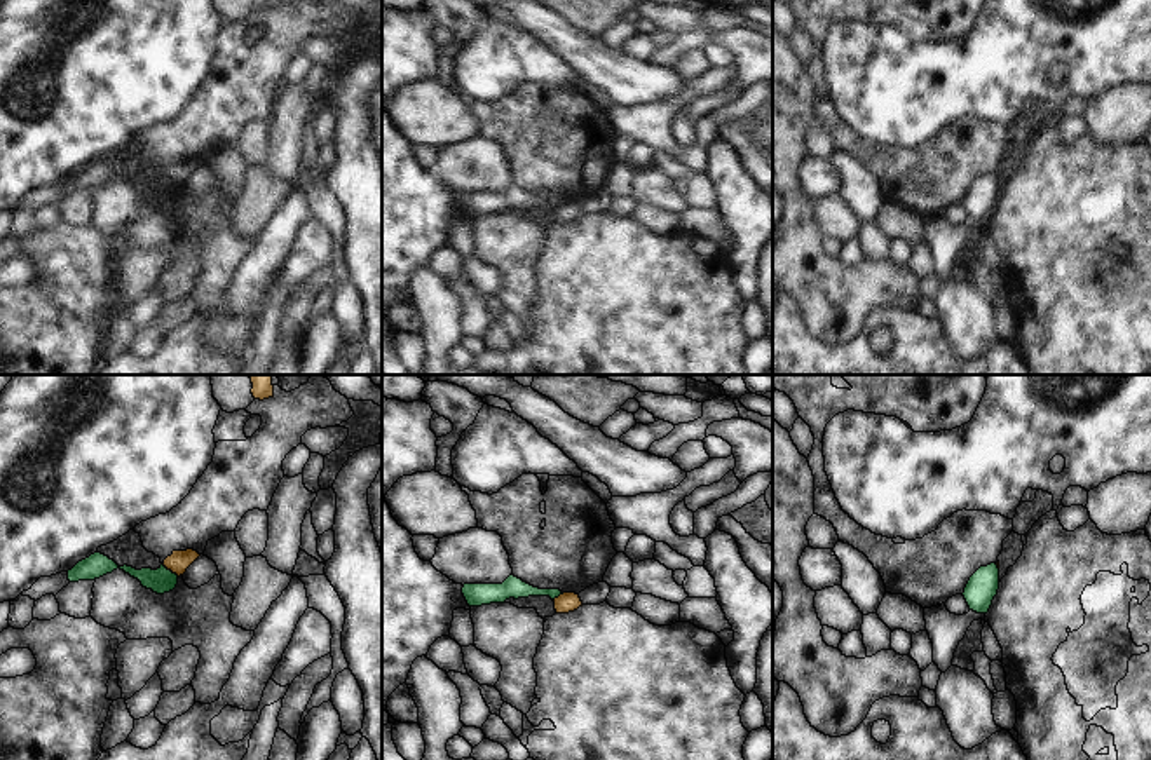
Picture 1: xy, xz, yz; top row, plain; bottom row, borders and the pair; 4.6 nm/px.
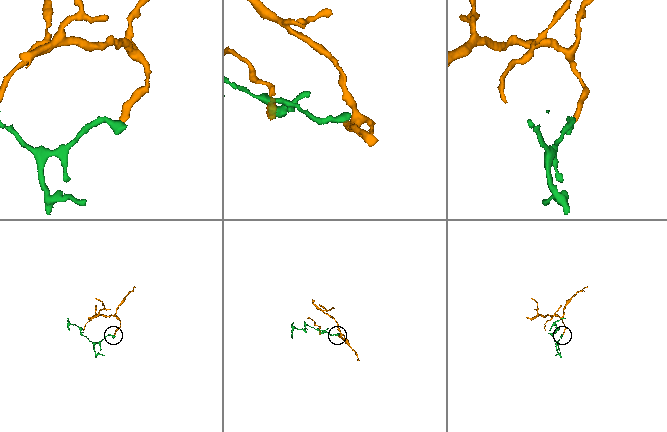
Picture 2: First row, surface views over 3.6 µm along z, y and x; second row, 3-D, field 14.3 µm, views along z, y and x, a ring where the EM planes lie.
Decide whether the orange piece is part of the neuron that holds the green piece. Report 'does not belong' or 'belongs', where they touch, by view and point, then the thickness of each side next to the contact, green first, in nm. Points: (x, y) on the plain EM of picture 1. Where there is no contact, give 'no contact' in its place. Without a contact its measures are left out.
does not belong; contact xy (170, 180); calibres 120 and 100 nm

